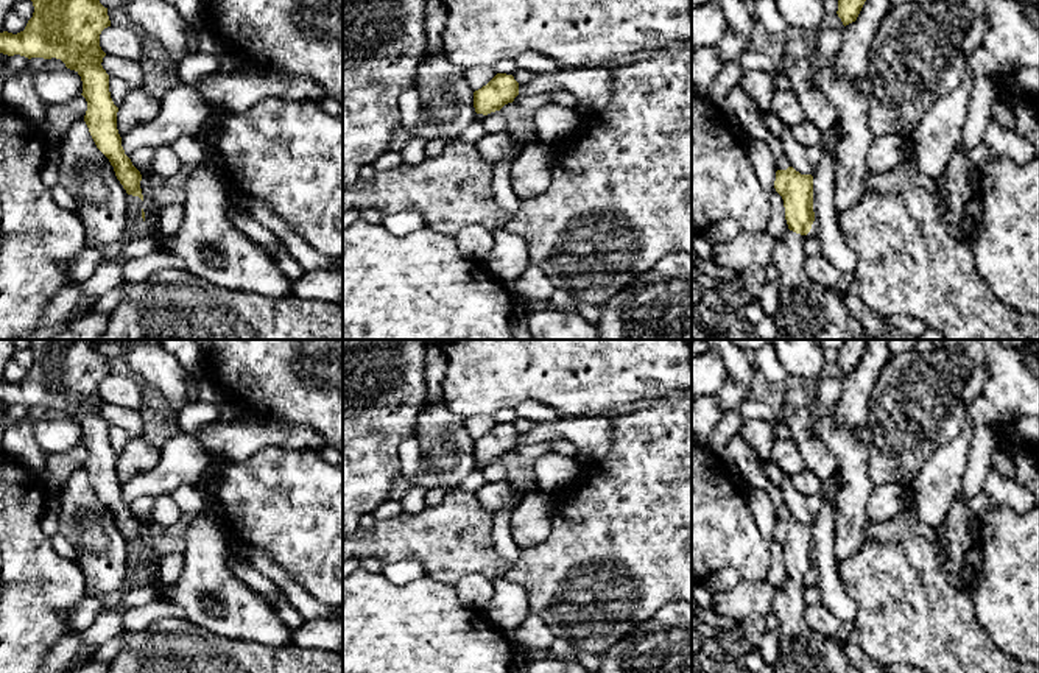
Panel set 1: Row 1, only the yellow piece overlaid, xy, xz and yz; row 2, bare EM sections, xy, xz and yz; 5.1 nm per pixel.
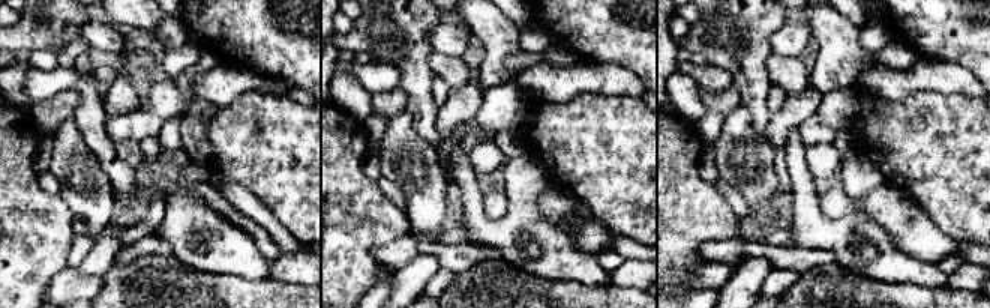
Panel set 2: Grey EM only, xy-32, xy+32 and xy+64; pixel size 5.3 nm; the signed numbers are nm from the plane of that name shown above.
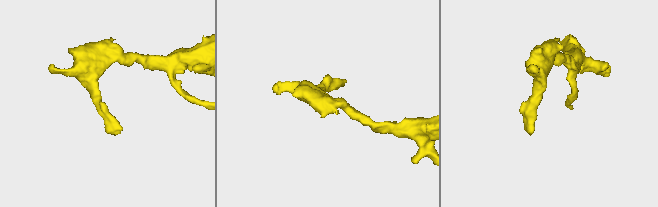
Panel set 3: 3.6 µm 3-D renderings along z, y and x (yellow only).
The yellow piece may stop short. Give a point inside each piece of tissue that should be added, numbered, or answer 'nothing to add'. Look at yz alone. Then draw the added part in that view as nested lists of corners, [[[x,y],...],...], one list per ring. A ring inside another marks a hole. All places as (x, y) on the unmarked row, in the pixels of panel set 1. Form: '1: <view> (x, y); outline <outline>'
1: yz (801, 650); outline [[[793,580],[776,589],[773,612],[779,622],[776,673],[860,673],[844,647],[815,631],[805,620],[804,586]]]

